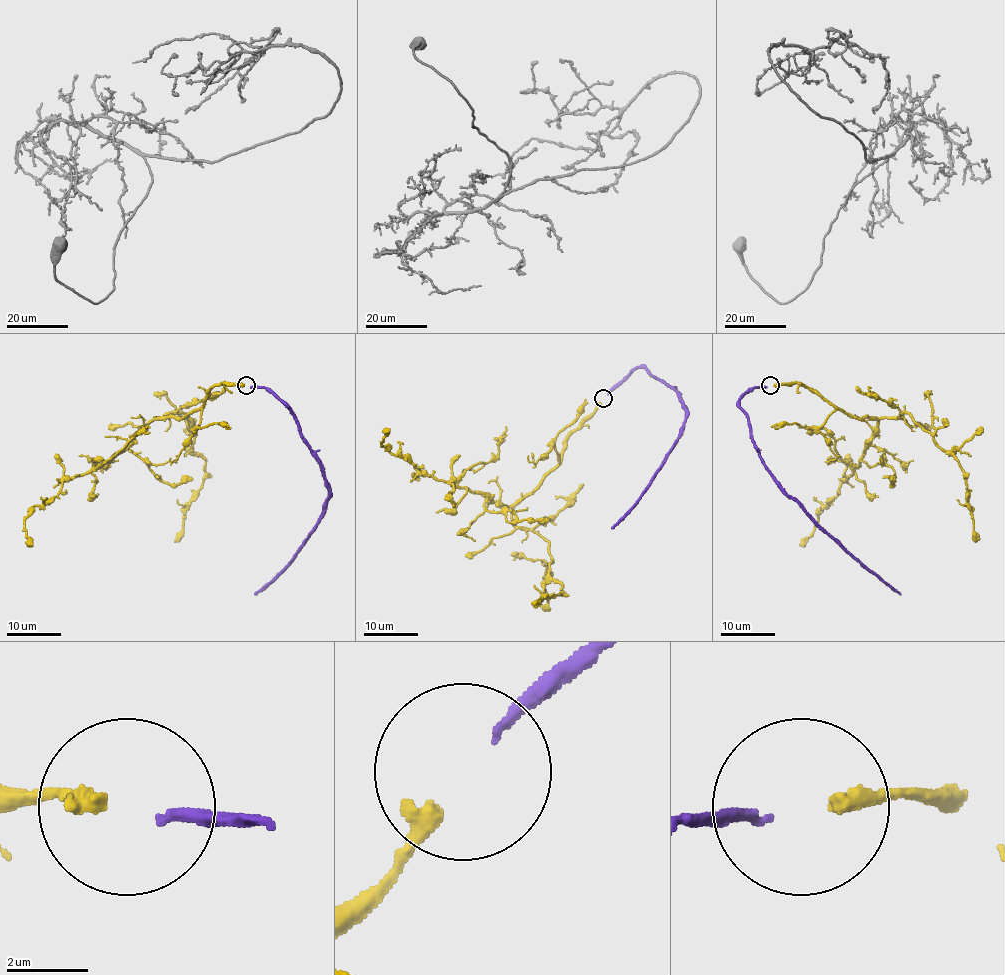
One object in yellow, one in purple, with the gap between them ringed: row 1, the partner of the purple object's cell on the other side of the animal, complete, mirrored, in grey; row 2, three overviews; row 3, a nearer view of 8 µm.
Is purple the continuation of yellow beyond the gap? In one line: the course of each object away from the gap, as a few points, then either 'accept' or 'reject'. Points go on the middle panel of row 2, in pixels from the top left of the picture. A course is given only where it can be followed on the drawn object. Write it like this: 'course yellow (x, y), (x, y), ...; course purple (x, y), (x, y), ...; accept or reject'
course yellow (599, 401), (566, 441), (561, 460), (528, 494), (508, 505), (423, 475), (413, 463), (381, 445), (388, 430); course purple (607, 395), (636, 367), (644, 367), (675, 391), (686, 412), (682, 434), (663, 465), (636, 503), (611, 528); accept

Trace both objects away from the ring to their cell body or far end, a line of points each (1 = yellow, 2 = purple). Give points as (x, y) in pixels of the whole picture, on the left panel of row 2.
1: (242, 385), (216, 383), (179, 419), (151, 420), (124, 449), (66, 479), (56, 496), (27, 515), (31, 547)
2: (250, 386), (266, 387), (287, 408), (318, 464), (329, 491), (325, 513), (306, 541), (254, 594)

